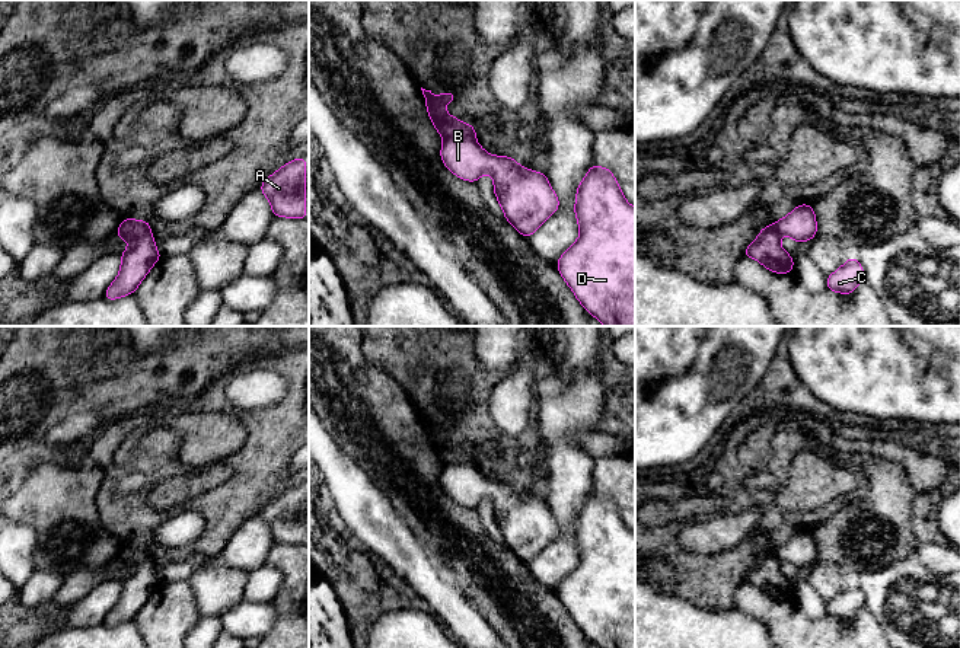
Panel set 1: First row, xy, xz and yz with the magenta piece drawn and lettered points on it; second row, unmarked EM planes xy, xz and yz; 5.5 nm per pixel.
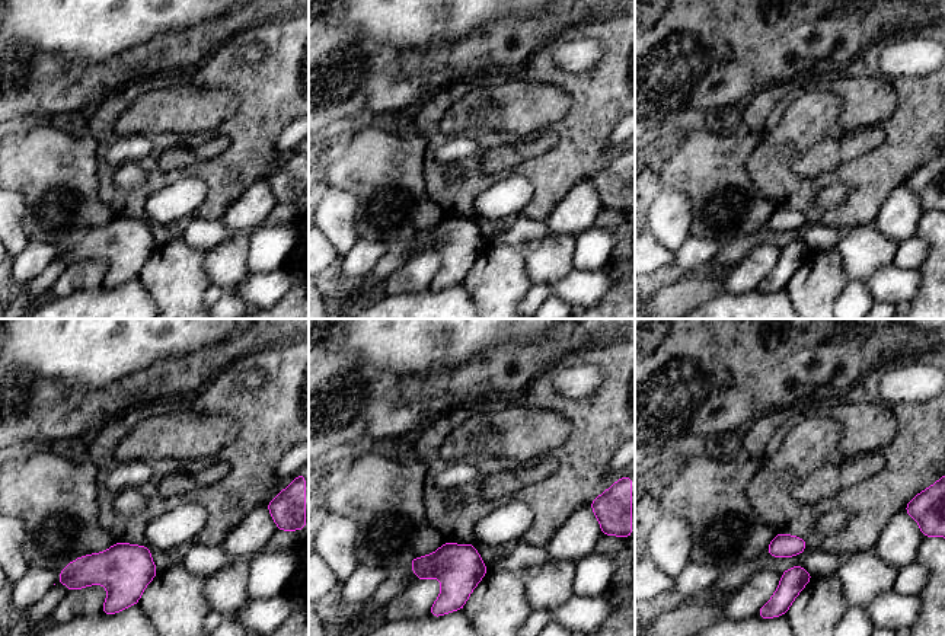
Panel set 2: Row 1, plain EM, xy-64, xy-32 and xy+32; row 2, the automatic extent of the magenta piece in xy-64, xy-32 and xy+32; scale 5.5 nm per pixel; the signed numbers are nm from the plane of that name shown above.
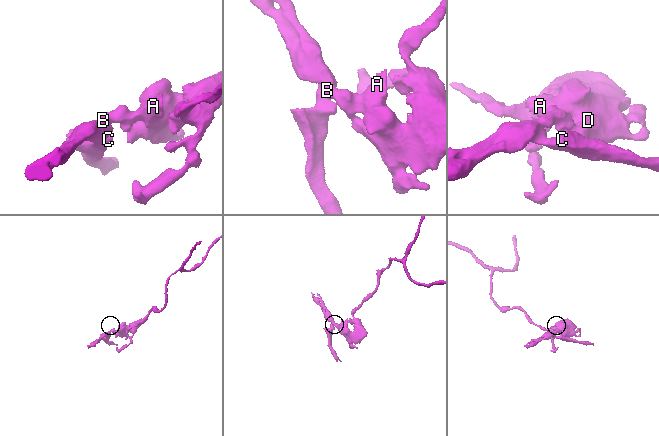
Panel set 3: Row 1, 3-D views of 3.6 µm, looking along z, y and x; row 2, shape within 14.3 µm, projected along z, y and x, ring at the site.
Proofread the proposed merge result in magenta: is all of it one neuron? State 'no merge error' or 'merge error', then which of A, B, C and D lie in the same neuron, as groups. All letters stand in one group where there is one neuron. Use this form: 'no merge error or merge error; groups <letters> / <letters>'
merge error; groups A B D / C

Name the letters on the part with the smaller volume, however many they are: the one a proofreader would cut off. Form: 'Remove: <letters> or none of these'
Remove: C

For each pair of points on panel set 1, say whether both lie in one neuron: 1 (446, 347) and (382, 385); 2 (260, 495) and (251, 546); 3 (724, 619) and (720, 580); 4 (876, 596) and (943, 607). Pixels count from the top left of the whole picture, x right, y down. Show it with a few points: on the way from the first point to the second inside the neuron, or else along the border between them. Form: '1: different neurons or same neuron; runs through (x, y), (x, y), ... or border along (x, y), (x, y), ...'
1: different neurons; border along (364, 358), (383, 367), (407, 392), (414, 405)
2: different neurons; border along (258, 513), (251, 516), (230, 536)
3: different neurons; border along (689, 600), (710, 609), (724, 609), (733, 605)
4: same neuron; runs through (892, 596), (903, 596), (919, 607), (927, 607)

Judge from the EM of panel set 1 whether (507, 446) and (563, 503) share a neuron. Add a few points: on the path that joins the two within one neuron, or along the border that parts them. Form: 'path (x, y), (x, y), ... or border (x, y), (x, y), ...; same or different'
border (544, 463), (548, 476); different

